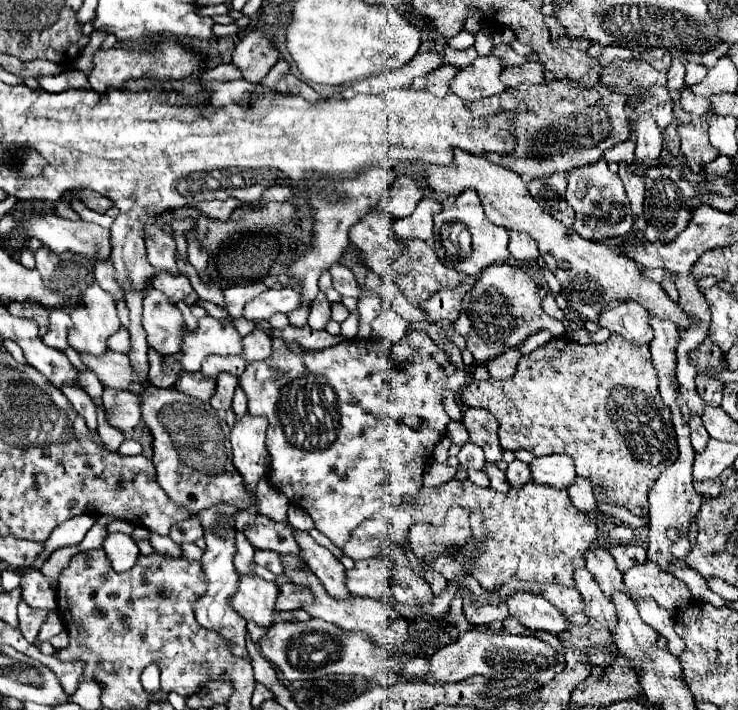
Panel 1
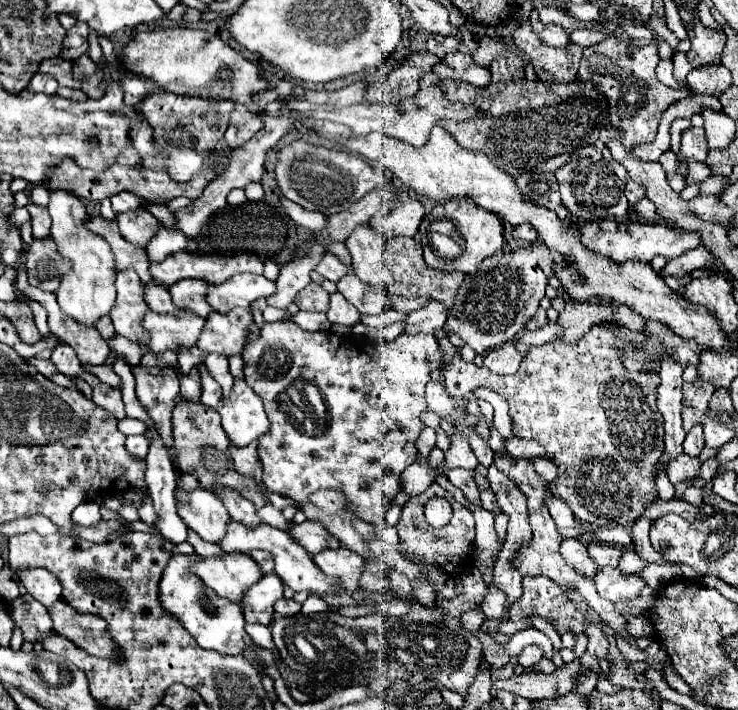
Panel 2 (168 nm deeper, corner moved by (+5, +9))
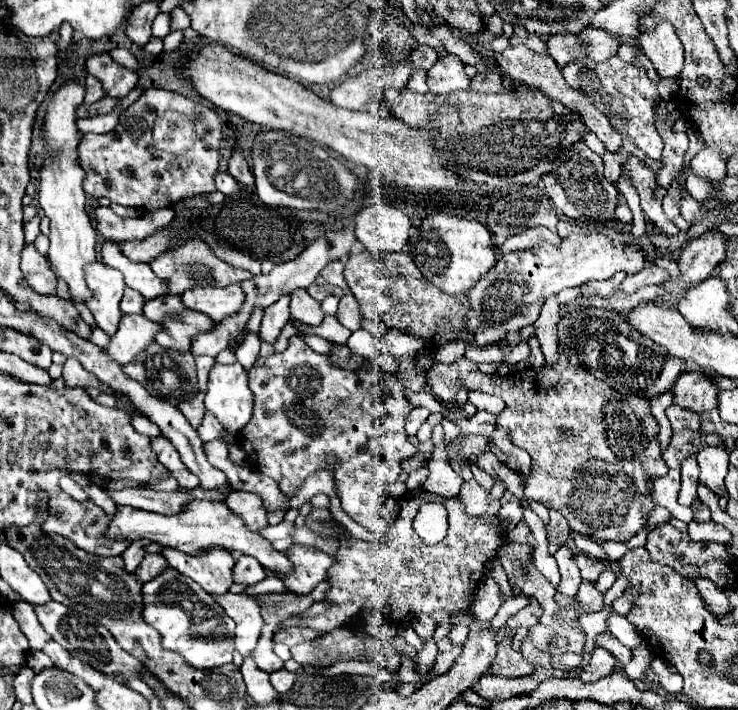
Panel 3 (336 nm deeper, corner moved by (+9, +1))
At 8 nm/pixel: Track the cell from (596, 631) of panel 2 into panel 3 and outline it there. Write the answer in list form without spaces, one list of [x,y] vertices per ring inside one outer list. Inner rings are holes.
[[[595,648],[591,654],[591,660],[587,664],[587,668],[583,668],[583,672],[579,674],[581,682],[595,682],[603,676],[609,676],[615,668],[615,658],[611,654],[607,654],[607,650],[603,648]]]

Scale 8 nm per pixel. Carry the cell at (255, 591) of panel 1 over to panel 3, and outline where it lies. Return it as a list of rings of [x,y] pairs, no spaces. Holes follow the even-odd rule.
[[[163,548],[161,556],[171,568],[195,580],[209,594],[225,594],[233,584],[231,566],[235,566],[235,558],[223,548],[205,548],[199,554],[185,554],[175,552],[175,548]]]

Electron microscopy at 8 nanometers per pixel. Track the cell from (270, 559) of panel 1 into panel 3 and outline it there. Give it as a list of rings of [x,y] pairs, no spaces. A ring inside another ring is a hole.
[[[245,554],[239,556],[235,566],[233,566],[233,580],[237,584],[251,586],[251,584],[261,582],[265,576],[267,576],[265,568],[253,556],[245,556]]]

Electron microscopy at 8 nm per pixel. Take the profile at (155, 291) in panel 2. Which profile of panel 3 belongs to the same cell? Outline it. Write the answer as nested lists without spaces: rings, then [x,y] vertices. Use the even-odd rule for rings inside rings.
[[[125,288],[123,300],[121,300],[121,312],[123,314],[143,314],[143,306],[145,306],[143,296],[139,296],[139,292],[131,288]]]

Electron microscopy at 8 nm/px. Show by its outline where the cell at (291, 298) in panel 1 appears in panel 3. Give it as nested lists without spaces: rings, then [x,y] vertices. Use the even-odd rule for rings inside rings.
[[[239,284],[221,286],[199,286],[191,292],[181,294],[181,302],[189,310],[197,310],[211,320],[219,322],[229,314],[235,314],[243,304],[243,290]]]

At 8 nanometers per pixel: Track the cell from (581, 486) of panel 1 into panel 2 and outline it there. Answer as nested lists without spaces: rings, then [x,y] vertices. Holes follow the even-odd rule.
[[[535,458],[533,464],[535,464],[535,470],[539,470],[539,474],[545,476],[547,482],[557,480],[557,476],[559,476],[559,466],[555,466],[555,462],[551,462],[549,458]]]

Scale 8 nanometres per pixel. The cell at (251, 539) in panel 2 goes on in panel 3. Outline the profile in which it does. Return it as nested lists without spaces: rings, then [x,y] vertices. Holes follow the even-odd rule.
[[[191,500],[177,514],[171,514],[171,516],[135,510],[129,506],[117,506],[115,516],[109,518],[105,536],[113,538],[113,540],[131,540],[131,542],[145,538],[145,540],[157,542],[161,546],[171,546],[171,548],[187,552],[187,554],[197,554],[207,546],[225,546],[231,552],[241,552],[241,554],[249,554],[249,556],[257,558],[271,572],[283,572],[283,574],[293,572],[293,564],[289,562],[289,558],[281,552],[275,552],[271,548],[271,544],[267,544],[267,540],[263,540],[263,536],[259,536],[257,532],[251,532],[243,524],[243,520],[235,512],[231,512],[227,508],[227,504],[223,504],[223,502]]]

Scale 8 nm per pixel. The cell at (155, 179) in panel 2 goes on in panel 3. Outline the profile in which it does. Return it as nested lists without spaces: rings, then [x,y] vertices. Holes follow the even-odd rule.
[[[149,88],[145,94],[121,112],[117,126],[107,134],[85,134],[79,146],[79,162],[87,172],[83,188],[89,196],[107,196],[121,206],[133,206],[141,210],[157,210],[173,206],[187,196],[205,194],[215,190],[215,172],[219,162],[221,144],[221,118],[215,110],[203,106],[197,100],[185,98],[163,88]]]

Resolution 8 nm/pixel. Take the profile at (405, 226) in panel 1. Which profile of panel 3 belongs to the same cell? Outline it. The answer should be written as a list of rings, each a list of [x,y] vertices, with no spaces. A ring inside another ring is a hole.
[[[387,204],[367,206],[355,216],[355,236],[373,254],[401,252],[409,240],[409,218]]]

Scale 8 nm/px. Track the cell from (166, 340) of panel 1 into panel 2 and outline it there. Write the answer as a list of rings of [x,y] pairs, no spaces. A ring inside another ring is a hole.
[[[133,270],[117,272],[115,276],[115,288],[117,288],[117,302],[115,308],[111,308],[111,320],[119,334],[135,342],[141,350],[147,348],[147,330],[143,328],[143,318],[147,312],[147,302],[143,296],[145,284],[139,280],[139,276]]]

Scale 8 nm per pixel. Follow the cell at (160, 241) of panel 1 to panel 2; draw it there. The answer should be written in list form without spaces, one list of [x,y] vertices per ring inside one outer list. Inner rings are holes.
[[[137,208],[131,212],[117,214],[117,224],[123,238],[139,248],[145,248],[161,226],[159,220],[147,208]]]

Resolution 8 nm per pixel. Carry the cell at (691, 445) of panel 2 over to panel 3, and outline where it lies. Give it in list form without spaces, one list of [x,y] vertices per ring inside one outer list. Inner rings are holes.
[[[689,456],[681,466],[679,504],[691,506],[693,498],[697,498],[697,484],[699,484],[699,466],[695,462],[695,456]]]

